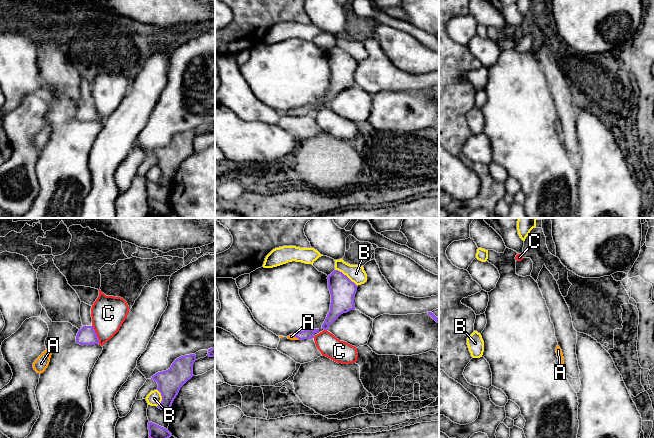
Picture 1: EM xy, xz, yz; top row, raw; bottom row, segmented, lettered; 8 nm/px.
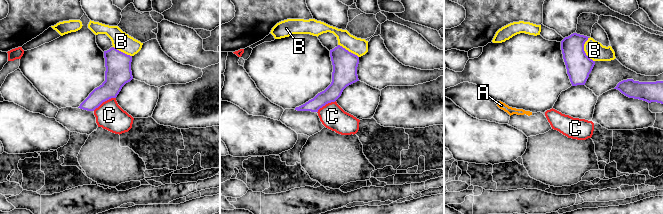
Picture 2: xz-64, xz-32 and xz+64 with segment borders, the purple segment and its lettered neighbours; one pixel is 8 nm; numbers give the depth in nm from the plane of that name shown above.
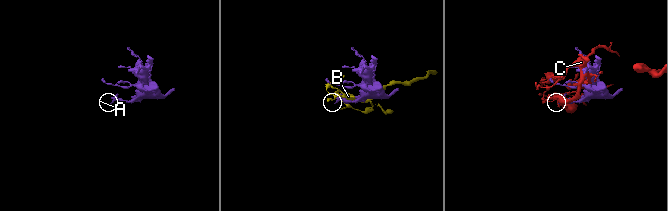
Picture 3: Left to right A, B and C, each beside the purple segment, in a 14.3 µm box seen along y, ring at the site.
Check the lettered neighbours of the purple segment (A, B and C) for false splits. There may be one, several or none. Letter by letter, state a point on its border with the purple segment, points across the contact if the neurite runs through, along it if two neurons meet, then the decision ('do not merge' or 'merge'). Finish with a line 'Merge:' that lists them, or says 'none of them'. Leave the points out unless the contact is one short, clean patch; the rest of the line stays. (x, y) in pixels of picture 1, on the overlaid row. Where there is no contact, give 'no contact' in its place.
A: contact xz (296, 337); way xz (306, 334), (296, 337), (291, 336); merge
B: contact xz (345, 275); do not merge
C: contact xy (96, 334); do not merge
Merge: A

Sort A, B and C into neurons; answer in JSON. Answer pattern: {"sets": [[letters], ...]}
{"sets": [["A"], ["B"], ["C"]]}

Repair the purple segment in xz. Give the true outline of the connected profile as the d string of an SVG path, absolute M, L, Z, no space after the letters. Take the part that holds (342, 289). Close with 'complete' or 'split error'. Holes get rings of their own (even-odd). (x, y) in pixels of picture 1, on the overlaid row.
M334 270L328 275L327 279L331 294L331 304L330 311L322 324L322 329L324 330L327 330L341 314L355 309L354 297L358 287L338 270Z; complete

